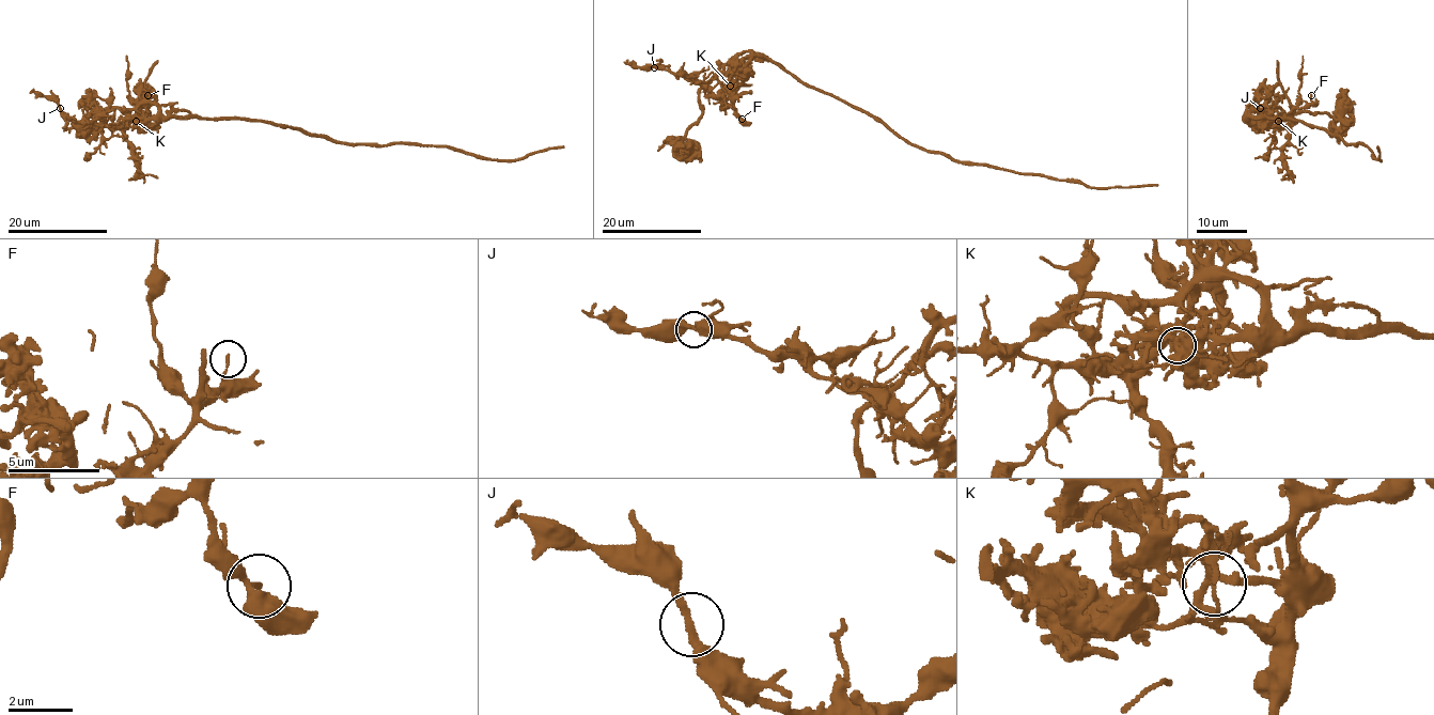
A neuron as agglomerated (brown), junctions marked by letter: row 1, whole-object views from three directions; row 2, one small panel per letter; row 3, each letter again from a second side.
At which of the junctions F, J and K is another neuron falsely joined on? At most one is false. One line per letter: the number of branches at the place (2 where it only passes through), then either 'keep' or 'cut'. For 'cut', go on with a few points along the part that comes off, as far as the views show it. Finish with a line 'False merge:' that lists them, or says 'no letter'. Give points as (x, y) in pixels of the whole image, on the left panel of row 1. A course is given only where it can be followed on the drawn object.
F: 1 | keep
J: 2 | keep
K: 2 | cut | (135, 121), (130, 127), (119, 128), (76, 123), (53, 100), (37, 95), (34, 89)
False merge: K

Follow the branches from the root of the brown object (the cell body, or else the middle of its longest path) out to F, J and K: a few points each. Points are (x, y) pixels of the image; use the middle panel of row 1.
F: (861, 111), (803, 84), (769, 60), (751, 53), (743, 61), (749, 74), (735, 91), (734, 113), (742, 119)
J: (861, 111), (803, 84), (756, 53), (737, 62), (725, 84), (718, 82), (713, 87), (654, 67)
K: (861, 111), (803, 84), (756, 53), (734, 65), (732, 78), (736, 84), (729, 86)

